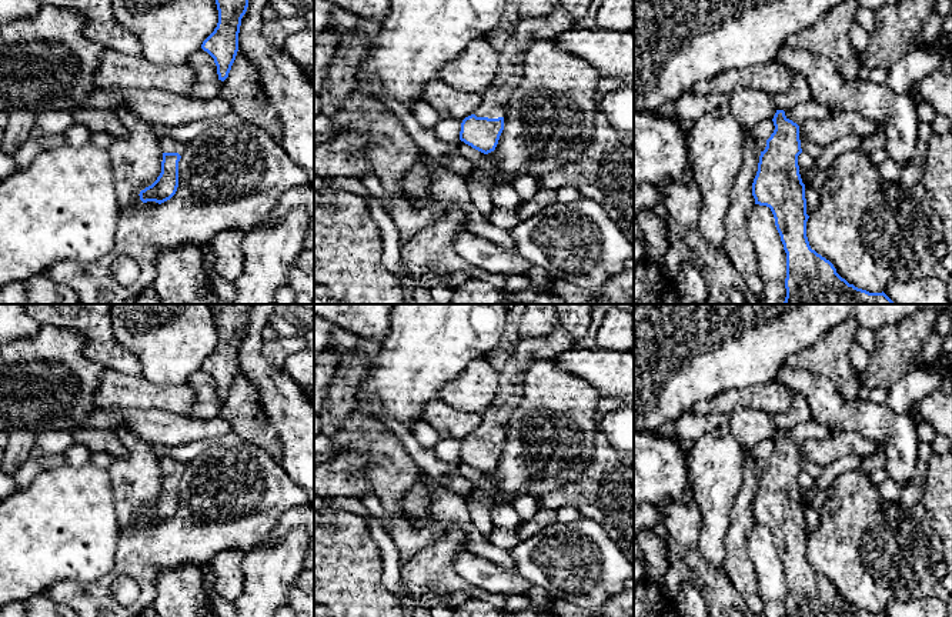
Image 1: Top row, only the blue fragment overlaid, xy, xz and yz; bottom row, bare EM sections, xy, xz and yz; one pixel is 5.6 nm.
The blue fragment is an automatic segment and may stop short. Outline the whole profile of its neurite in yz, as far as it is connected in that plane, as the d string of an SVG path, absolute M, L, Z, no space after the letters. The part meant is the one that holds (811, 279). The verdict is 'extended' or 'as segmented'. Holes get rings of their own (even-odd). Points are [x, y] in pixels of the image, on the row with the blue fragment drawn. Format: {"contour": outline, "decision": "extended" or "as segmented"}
{"contour": "M776 110L775 130L768 140L756 139L761 151L758 171L752 183L755 204L771 209L776 230L786 253L786 297L784 304L896 304L883 291L869 293L842 279L834 264L811 249L806 237L806 199L798 166L802 153L799 126Z", "decision": "extended"}

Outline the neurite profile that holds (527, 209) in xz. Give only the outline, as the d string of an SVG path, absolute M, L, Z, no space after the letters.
M541 190L530 200L521 201L521 204L517 207L520 221L532 217L535 213L555 203L555 197L557 197L557 191Z

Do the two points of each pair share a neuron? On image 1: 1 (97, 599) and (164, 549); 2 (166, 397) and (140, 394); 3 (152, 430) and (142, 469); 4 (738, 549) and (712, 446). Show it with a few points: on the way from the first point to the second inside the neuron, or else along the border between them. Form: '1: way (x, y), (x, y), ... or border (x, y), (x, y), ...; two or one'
1: way (107, 580), (132, 559), (146, 553); one
2: way (160, 397), (146, 394); one
3: border (117, 429), (130, 429), (153, 446); two
4: border (742, 483), (731, 509), (730, 527), (722, 547); two

